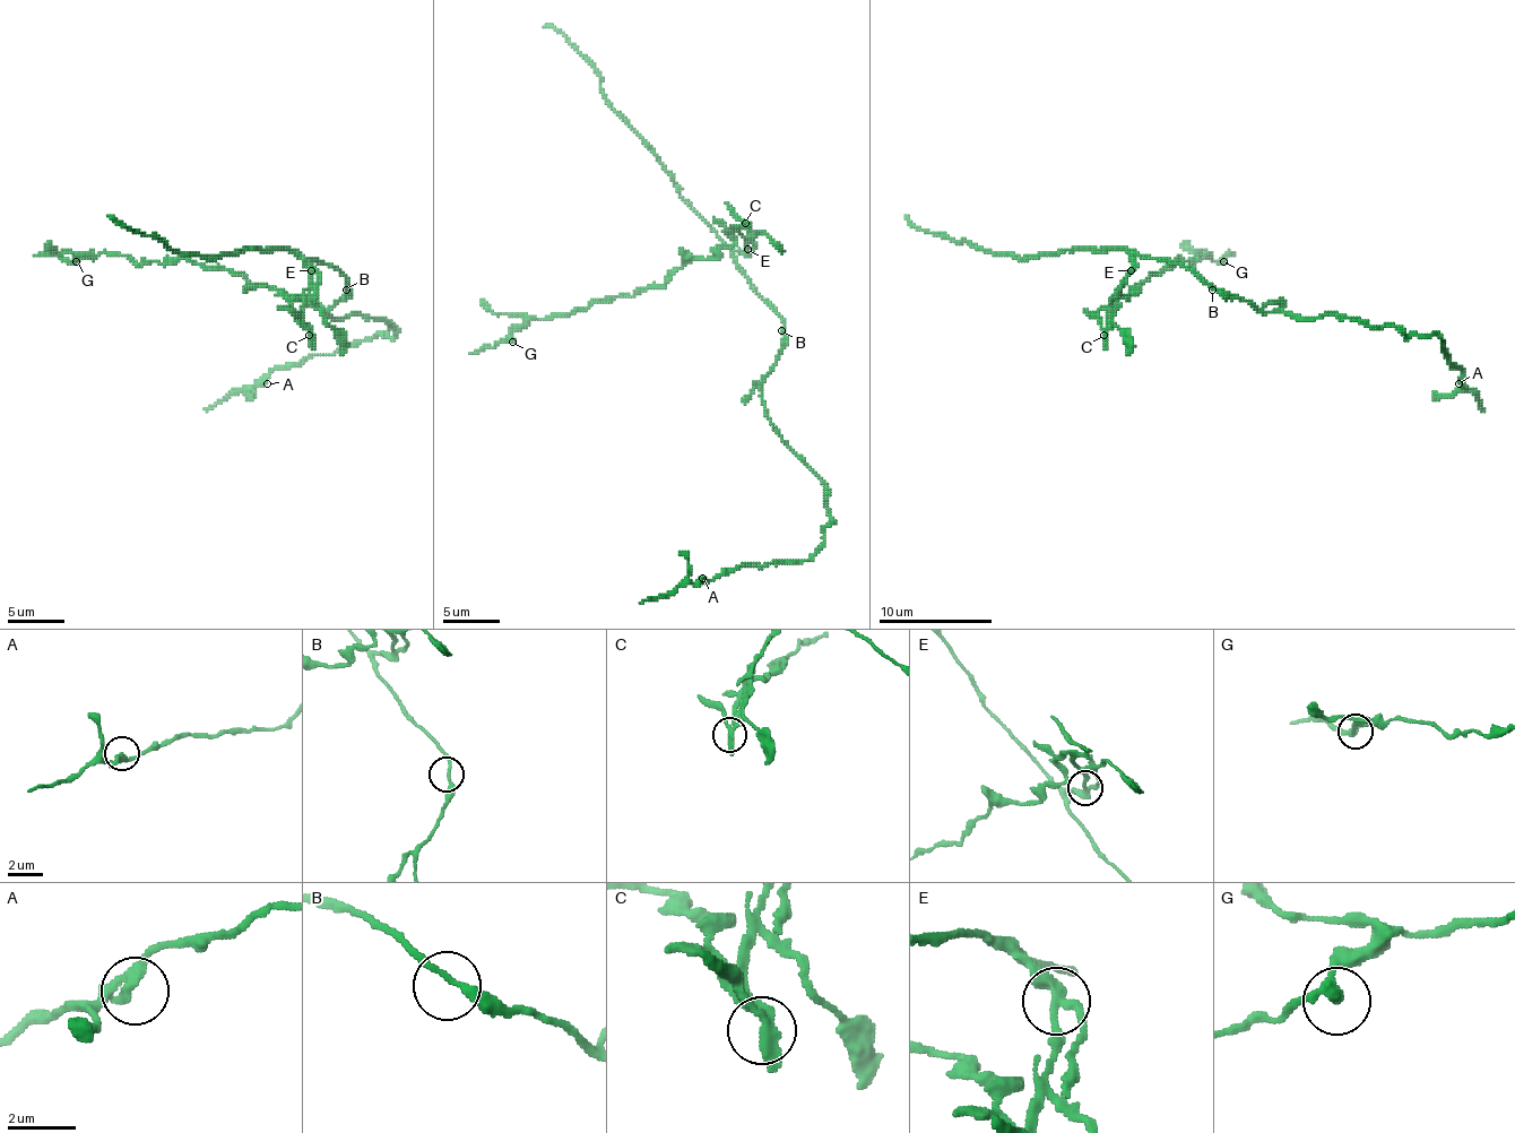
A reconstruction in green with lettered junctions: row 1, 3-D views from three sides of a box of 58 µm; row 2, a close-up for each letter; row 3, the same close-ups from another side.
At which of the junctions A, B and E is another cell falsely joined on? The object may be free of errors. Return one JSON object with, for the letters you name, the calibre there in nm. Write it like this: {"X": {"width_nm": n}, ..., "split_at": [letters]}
{"E": {"width_nm": 280}, "split_at": ["E"]}

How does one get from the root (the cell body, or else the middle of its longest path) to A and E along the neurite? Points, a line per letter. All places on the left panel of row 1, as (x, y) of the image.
A: (348, 286), (326, 312), (380, 318), (394, 335), (354, 340), (331, 355), (278, 366), (267, 383)
E: (348, 286), (348, 280), (337, 269), (301, 256), (312, 269)

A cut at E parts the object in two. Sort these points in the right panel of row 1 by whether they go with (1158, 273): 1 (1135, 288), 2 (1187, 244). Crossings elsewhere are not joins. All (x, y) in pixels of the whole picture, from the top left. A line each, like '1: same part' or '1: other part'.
1: same part
2: same part

